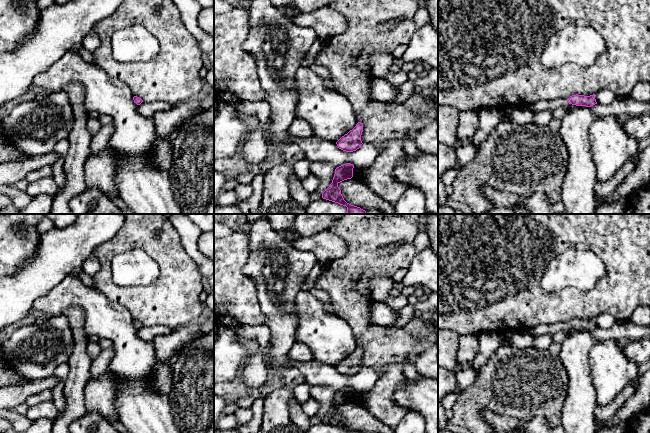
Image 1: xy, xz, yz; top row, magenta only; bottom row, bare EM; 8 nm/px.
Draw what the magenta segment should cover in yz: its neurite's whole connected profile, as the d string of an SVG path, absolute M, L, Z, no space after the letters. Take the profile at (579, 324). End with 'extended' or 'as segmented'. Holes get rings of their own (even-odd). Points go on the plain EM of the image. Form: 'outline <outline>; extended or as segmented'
outline M594 318L590 320L584 319L572 319L567 324L565 323L558 323L558 324L550 324L550 325L539 325L533 327L528 330L533 338L539 337L545 334L553 335L560 331L565 331L567 328L572 328L576 330L586 330L591 331L597 328Z; extended

